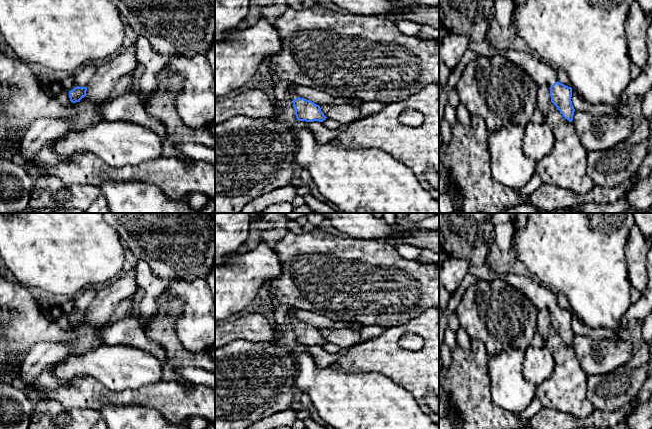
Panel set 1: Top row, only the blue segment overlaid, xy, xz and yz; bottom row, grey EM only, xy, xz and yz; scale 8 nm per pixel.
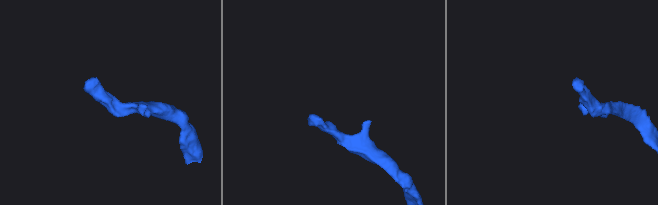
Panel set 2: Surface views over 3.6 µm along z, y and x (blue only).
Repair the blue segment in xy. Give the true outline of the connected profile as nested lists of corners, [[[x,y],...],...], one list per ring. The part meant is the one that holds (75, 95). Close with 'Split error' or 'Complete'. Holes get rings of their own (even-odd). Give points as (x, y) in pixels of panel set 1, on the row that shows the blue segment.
[[[88,64],[73,74],[75,87],[69,90],[69,98],[72,103],[80,102],[86,96],[87,86],[94,77],[97,66]]]. Split error

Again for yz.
[[[439,0],[439,22],[447,33],[466,35],[469,38],[469,50],[481,57],[495,57],[502,55],[514,65],[525,71],[539,88],[549,88],[551,102],[569,122],[572,122],[575,109],[572,105],[572,88],[557,81],[557,70],[541,61],[534,55],[512,50],[510,47],[497,50],[488,41],[490,20],[495,17],[493,0]]]. Split error

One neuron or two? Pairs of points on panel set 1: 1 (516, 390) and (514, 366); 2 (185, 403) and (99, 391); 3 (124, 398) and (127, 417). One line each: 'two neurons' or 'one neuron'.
1: one neuron
2: one neuron
3: two neurons

